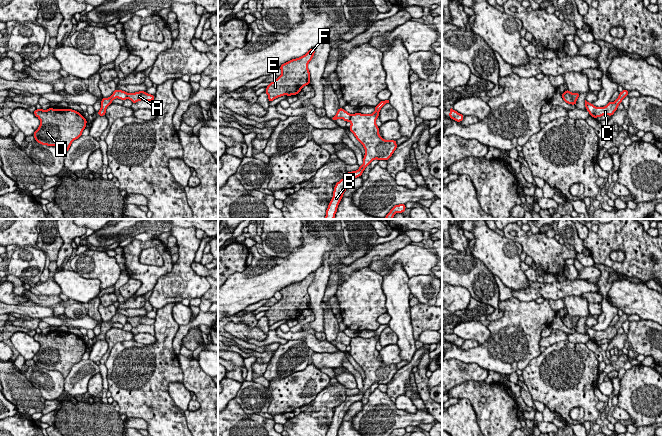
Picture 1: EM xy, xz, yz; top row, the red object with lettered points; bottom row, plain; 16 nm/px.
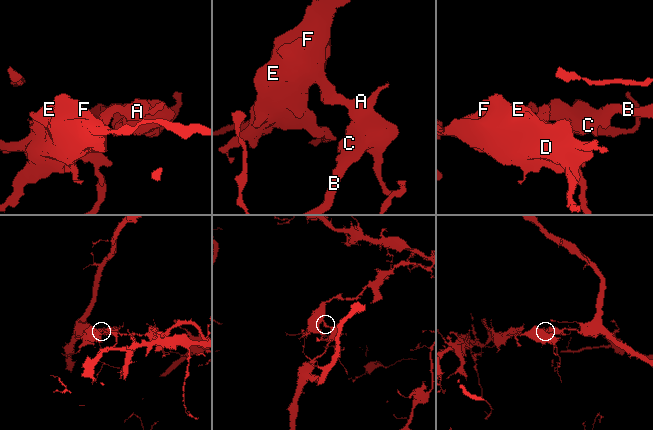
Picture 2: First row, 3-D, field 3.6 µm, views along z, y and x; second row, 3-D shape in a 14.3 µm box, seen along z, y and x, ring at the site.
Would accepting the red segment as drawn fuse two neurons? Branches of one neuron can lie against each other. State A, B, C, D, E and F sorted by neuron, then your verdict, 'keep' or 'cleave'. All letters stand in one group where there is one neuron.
groups A B C / D E F; cleave

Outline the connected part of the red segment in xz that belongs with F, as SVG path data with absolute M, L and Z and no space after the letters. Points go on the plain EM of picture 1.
M312 272L302 281L292 283L279 291L282 298L270 306L265 314L269 326L284 319L297 319L303 310L310 308L308 287L312 284L314 277L315 272Z

